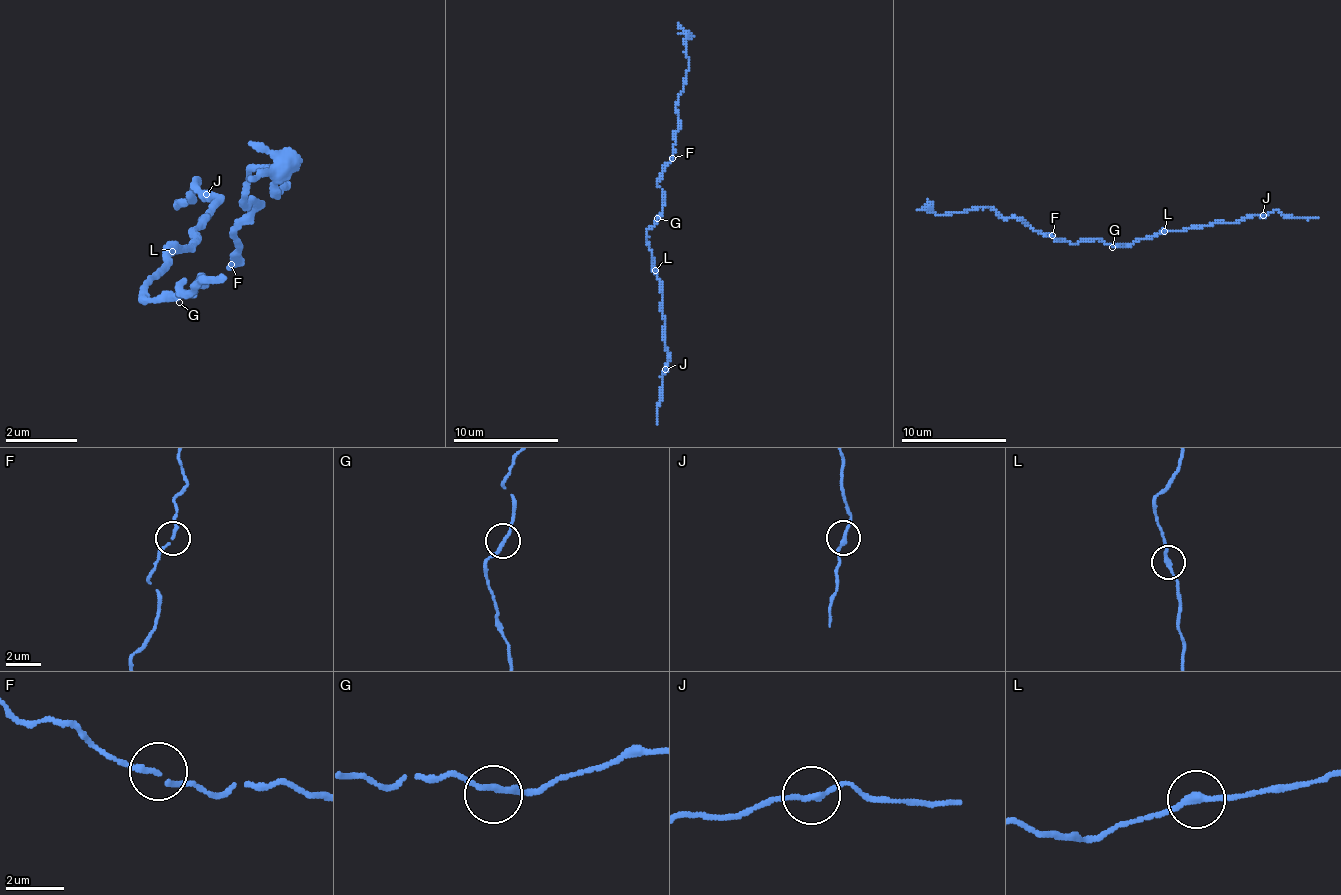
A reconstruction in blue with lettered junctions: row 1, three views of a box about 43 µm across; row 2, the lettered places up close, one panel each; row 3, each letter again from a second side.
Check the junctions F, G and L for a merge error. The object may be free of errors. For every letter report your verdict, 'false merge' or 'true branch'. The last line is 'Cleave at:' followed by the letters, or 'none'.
F: true branch
G: true branch
L: true branch
Cleave at: none

